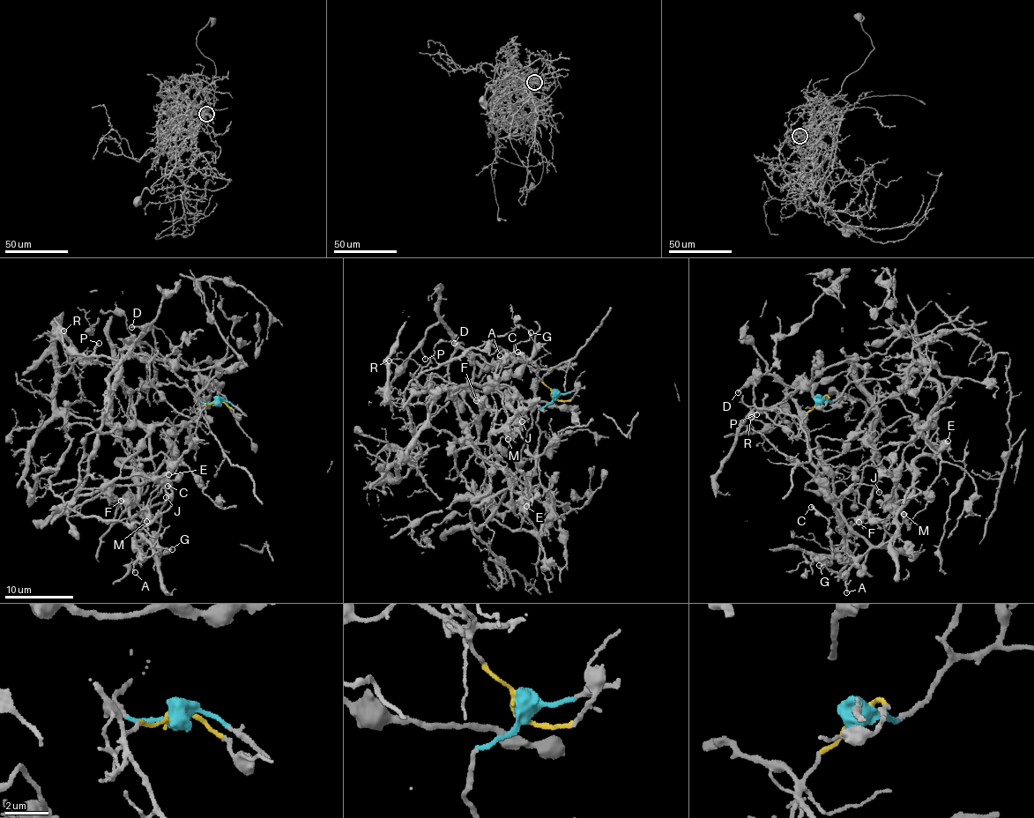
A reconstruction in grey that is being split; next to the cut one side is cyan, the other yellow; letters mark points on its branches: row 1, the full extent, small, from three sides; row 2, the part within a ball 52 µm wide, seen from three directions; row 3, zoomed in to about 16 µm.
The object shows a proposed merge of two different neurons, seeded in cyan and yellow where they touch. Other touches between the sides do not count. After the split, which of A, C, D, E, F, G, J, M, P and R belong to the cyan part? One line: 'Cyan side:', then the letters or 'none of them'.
Cyan side: A, C, E, F, G, J, M

